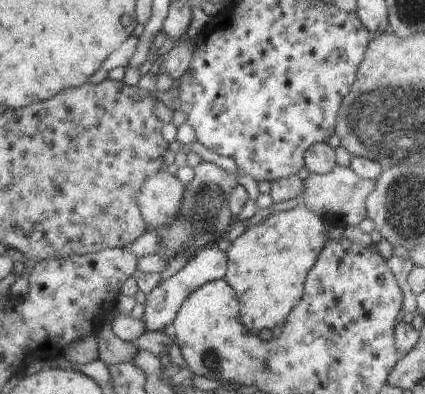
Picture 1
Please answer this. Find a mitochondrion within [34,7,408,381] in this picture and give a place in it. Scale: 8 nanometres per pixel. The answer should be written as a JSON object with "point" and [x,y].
{"point":[193,227]}

